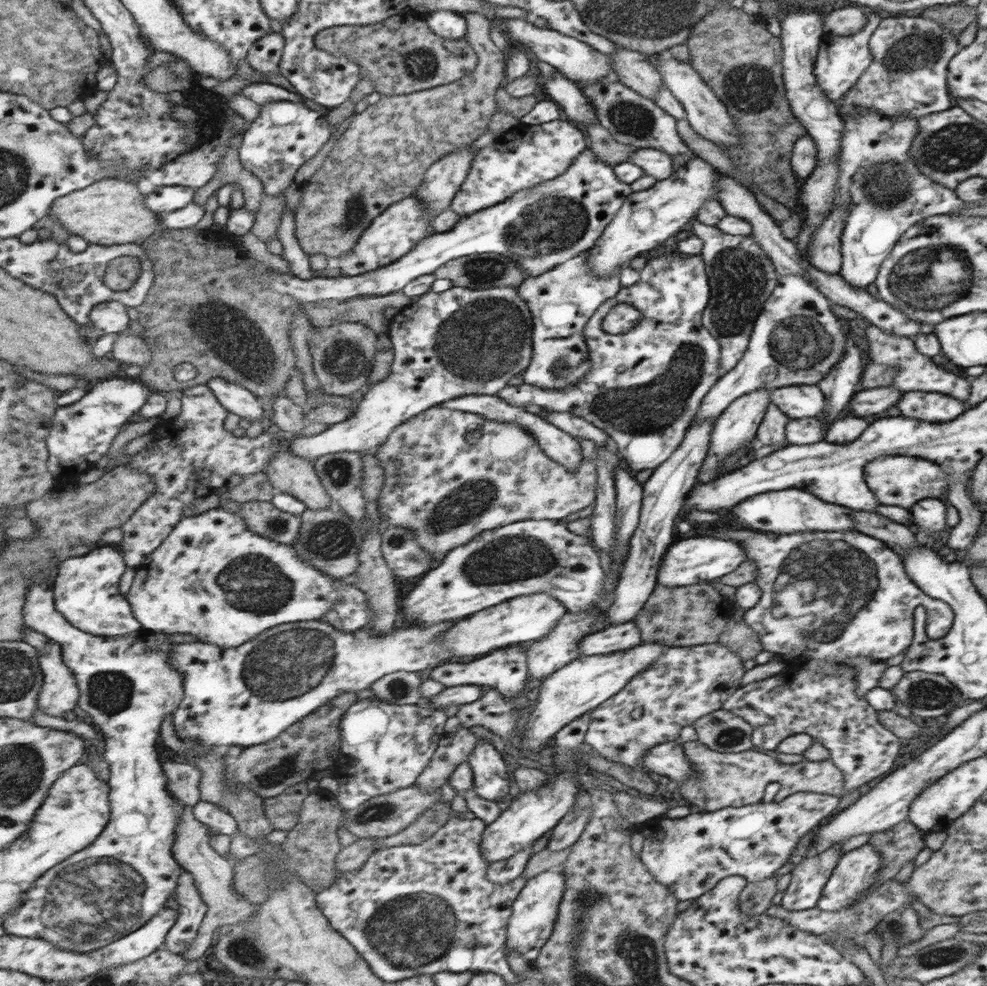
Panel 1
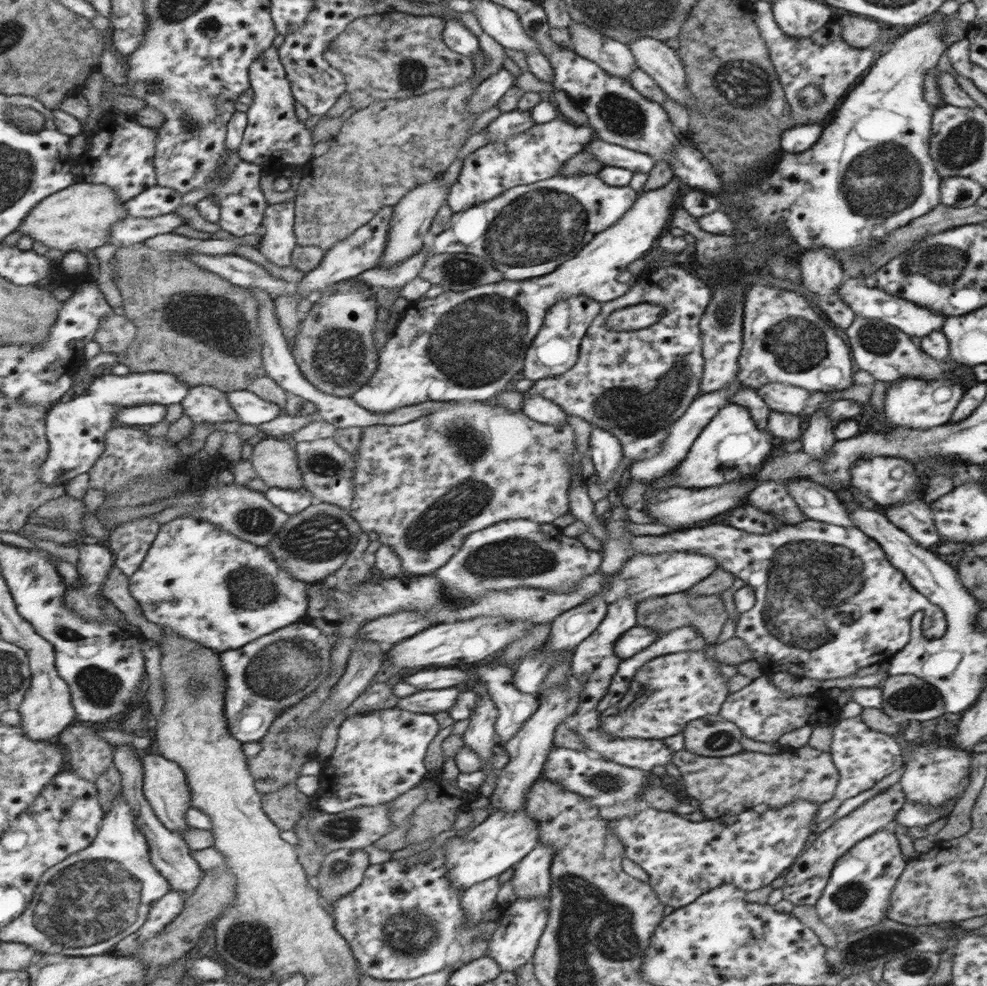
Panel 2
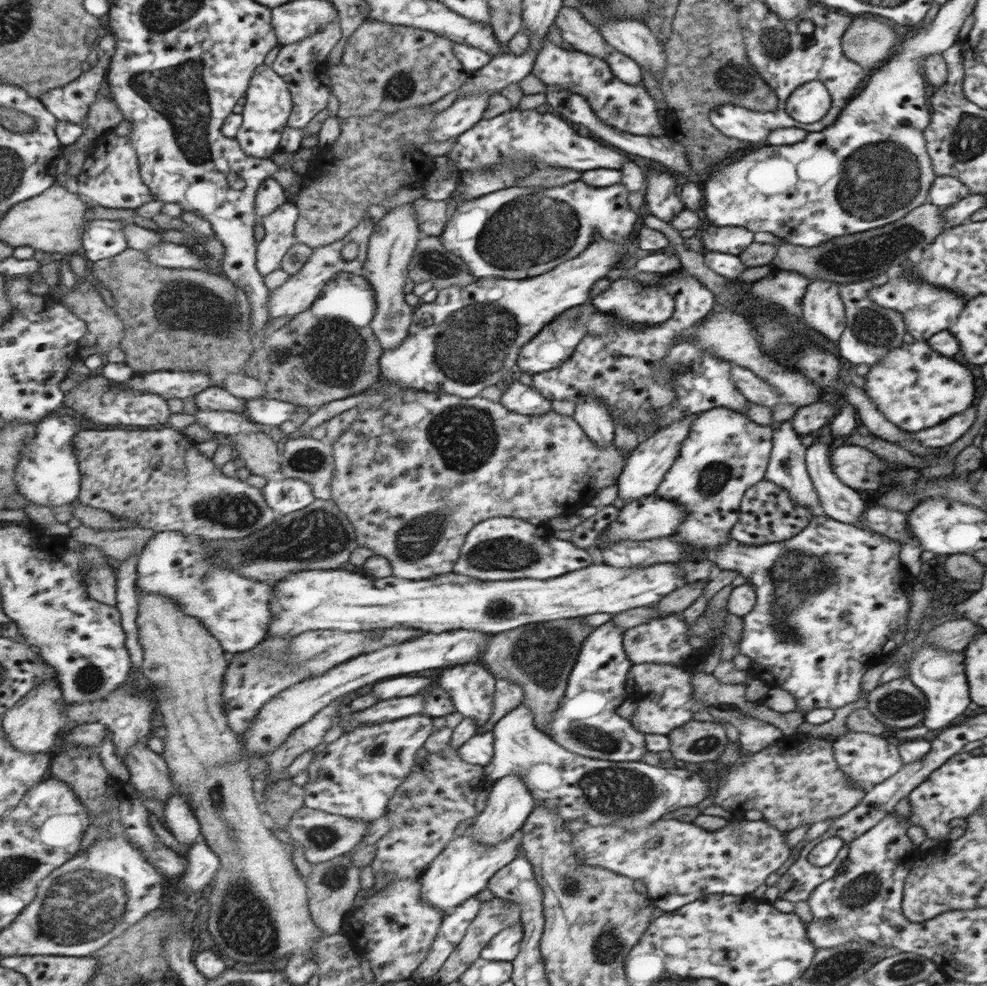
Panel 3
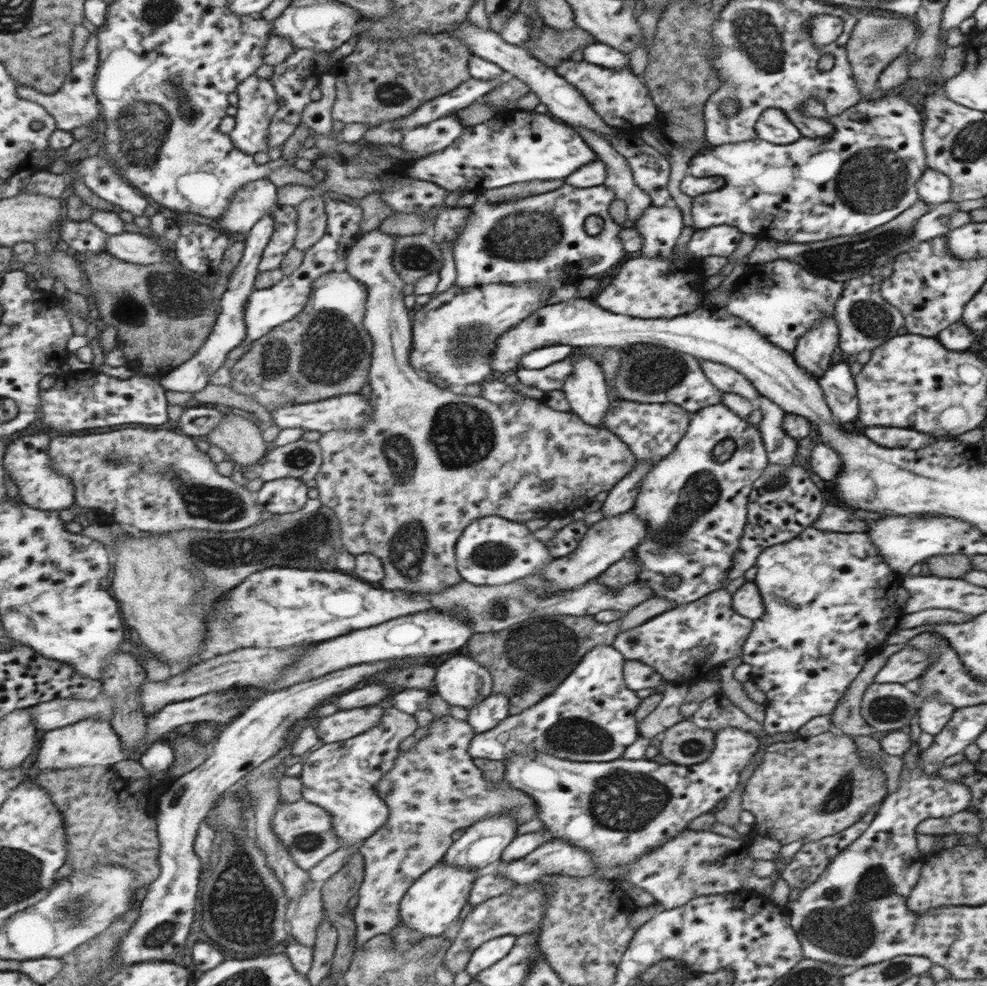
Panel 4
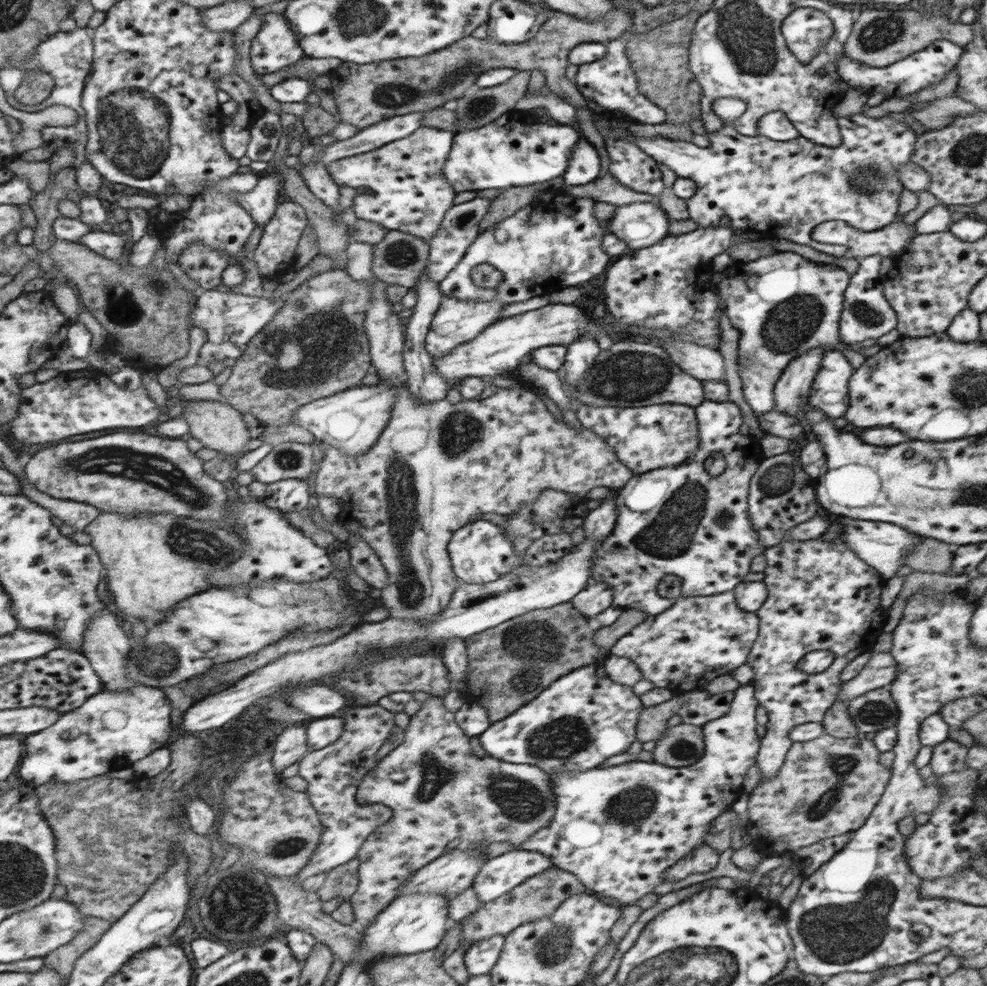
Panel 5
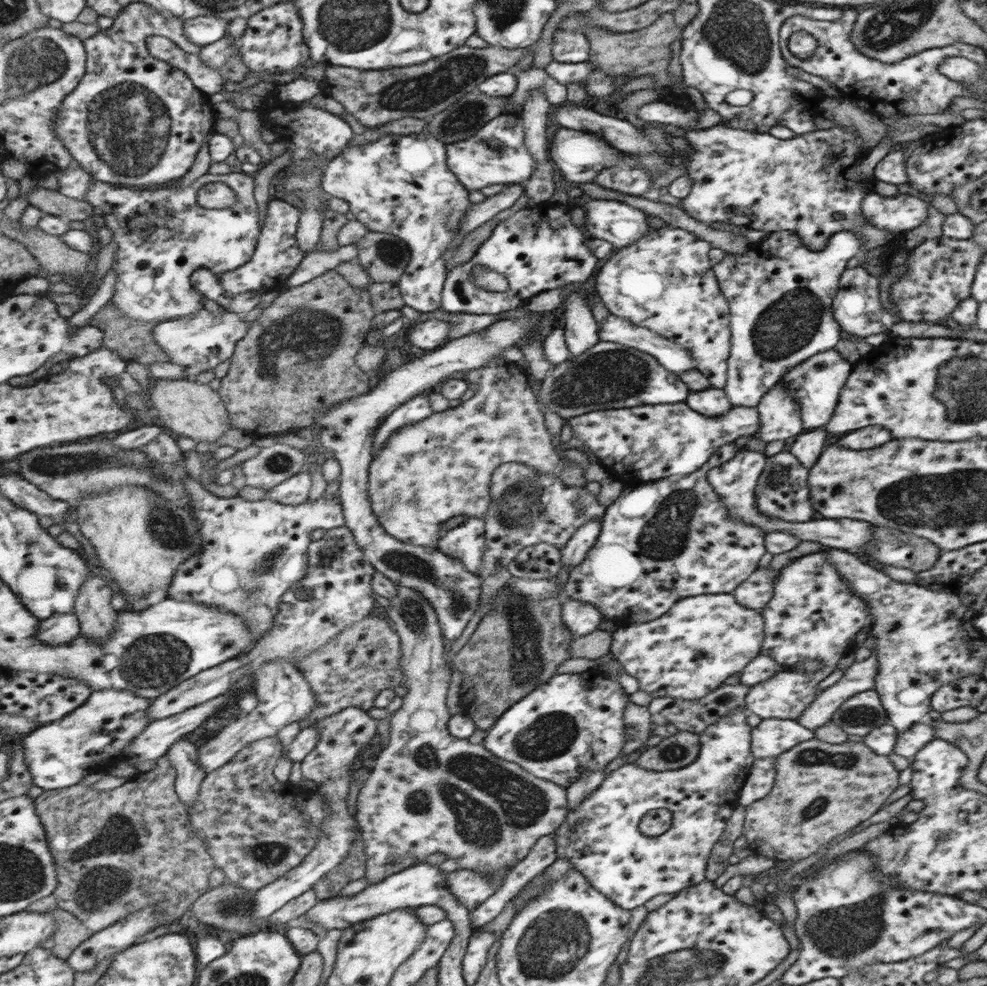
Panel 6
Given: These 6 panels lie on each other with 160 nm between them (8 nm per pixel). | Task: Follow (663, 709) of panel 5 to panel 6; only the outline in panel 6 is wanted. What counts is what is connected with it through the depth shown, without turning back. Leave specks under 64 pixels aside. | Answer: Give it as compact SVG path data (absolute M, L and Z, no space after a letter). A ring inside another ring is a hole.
M630 702L623 712L623 721L626 741L622 746L622 754L628 755L645 743L650 736L653 724L645 706L638 706Z

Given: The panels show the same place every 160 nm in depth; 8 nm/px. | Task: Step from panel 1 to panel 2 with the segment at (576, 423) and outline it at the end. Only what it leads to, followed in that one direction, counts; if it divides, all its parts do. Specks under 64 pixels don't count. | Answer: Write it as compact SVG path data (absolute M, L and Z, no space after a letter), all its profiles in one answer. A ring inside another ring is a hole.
M525 392L522 396L520 411L527 415L527 418L534 419L546 425L565 424L565 413L557 404L539 395L532 395Z

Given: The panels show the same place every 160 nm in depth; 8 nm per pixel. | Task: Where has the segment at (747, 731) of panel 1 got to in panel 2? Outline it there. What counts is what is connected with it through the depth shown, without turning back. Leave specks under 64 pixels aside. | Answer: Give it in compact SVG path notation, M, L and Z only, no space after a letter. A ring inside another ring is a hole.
M711 714L707 717L701 717L689 721L682 728L683 750L689 750L693 754L707 757L726 757L741 753L743 749L739 745L742 731L733 722L727 722L727 719L721 718L718 714Z

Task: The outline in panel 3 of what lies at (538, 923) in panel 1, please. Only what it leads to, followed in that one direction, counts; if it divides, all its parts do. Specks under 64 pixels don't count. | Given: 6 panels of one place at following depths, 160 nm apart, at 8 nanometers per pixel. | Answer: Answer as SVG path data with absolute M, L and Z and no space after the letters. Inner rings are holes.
M520 922L504 928L487 941L487 944L480 950L479 958L486 961L513 962L519 954L523 936L523 926L520 925Z

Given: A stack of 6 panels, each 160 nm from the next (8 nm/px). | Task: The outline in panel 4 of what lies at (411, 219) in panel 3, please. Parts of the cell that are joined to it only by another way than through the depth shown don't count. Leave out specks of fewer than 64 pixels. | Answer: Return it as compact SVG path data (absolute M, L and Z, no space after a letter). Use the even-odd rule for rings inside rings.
M375 228L358 238L357 244L349 251L346 269L351 276L363 282L368 290L367 312L365 318L366 329L374 339L374 354L370 370L370 386L372 387L372 403L374 414L362 428L354 430L331 430L323 433L318 443L323 449L322 470L315 478L315 495L323 505L330 507L339 516L343 524L343 543L347 551L356 556L363 553L373 553L382 559L386 570L386 578L378 585L387 590L401 590L408 594L423 594L424 592L439 592L448 586L455 586L462 579L457 570L457 556L455 547L462 531L471 522L478 521L487 516L497 516L515 522L526 522L533 518L557 517L567 513L575 506L583 504L589 497L597 493L608 491L622 480L634 465L635 461L629 446L618 435L604 427L595 428L579 420L576 414L570 411L555 412L545 404L537 404L537 400L521 396L520 399L506 403L495 404L479 396L463 395L460 391L435 386L410 365L409 353L412 345L412 322L408 315L409 310L403 303L404 282L399 278L399 273L393 268L393 253L397 236L387 235Z

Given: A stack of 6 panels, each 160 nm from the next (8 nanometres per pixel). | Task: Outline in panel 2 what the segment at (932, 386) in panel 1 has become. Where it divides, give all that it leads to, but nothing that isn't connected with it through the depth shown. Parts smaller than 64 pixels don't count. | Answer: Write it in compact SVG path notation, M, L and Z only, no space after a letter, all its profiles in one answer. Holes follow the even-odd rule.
M854 315L852 323L844 333L847 334L847 342L850 342L855 366L858 370L868 372L875 380L881 380L887 384L903 377L925 380L945 377L961 383L961 379L943 371L939 366L939 360L927 356L919 347L915 347L907 334L882 320Z

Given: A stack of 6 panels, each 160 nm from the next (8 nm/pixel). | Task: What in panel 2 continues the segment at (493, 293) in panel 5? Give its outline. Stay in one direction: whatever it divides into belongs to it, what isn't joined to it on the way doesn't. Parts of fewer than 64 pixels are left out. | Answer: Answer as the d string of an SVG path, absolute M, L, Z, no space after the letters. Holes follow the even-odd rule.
M569 174L534 182L528 185L514 186L498 194L491 201L485 201L470 206L467 210L453 213L448 226L439 234L429 236L423 243L421 250L406 258L397 266L391 268L376 267L356 278L356 283L368 284L369 288L397 288L417 277L423 261L431 254L472 254L485 258L495 270L502 274L505 280L525 281L530 278L543 277L553 272L563 261L575 256L583 245L602 230L609 229L632 207L637 200L638 192L627 186L611 186L602 181L597 174Z

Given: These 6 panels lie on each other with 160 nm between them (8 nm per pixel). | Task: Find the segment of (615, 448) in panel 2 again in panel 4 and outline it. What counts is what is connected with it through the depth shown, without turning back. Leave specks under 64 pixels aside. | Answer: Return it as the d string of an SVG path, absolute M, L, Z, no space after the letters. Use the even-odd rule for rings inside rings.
M589 355L579 357L561 392L569 403L571 413L595 428L603 427L604 414L611 402L603 381L603 371L596 360Z

